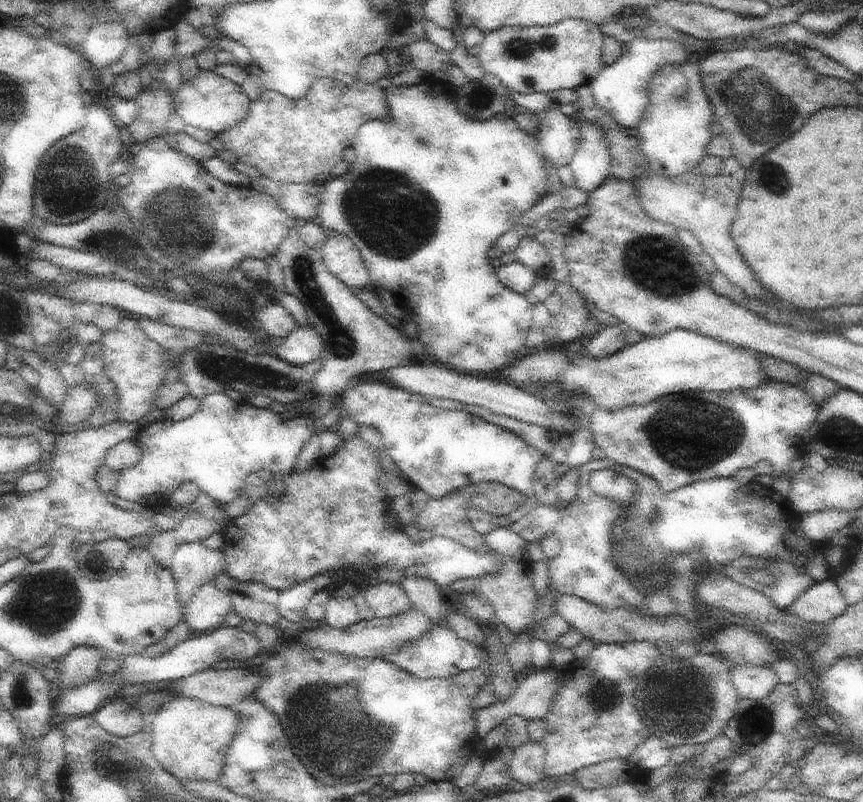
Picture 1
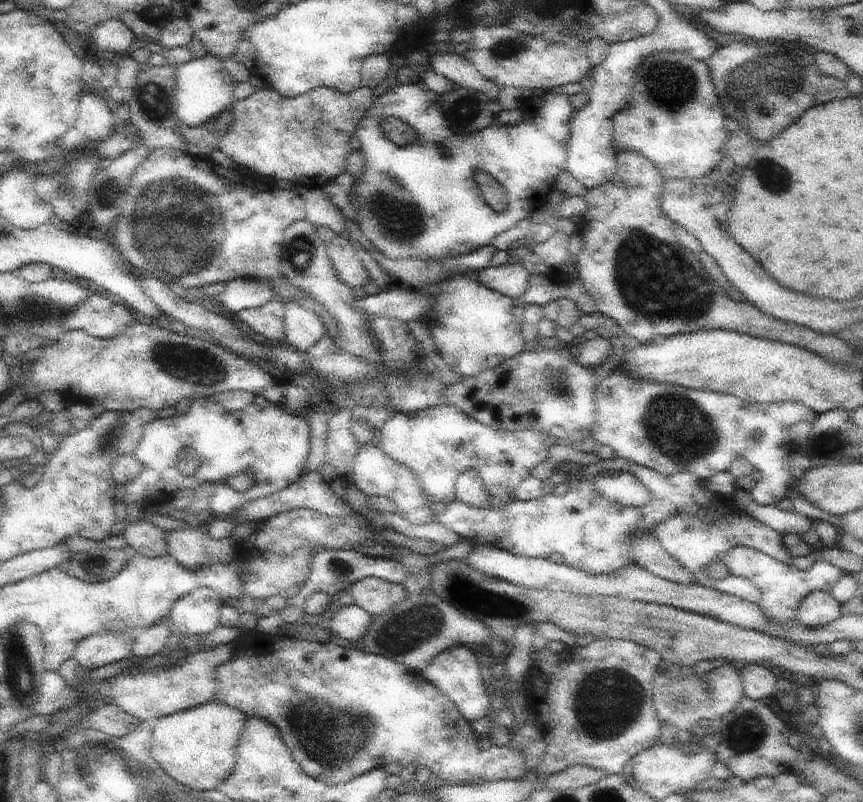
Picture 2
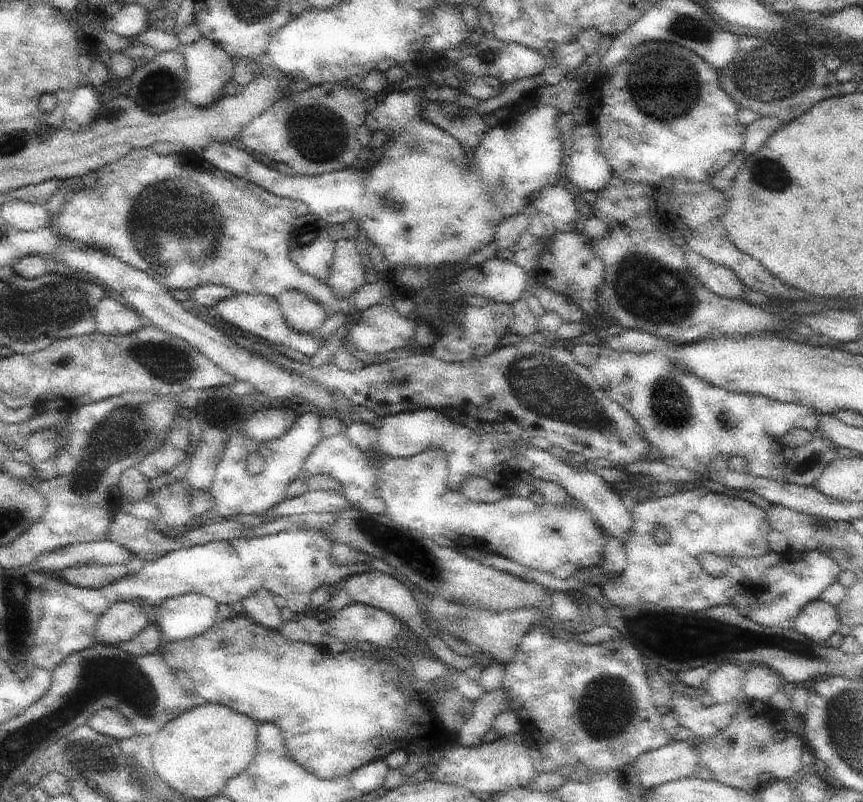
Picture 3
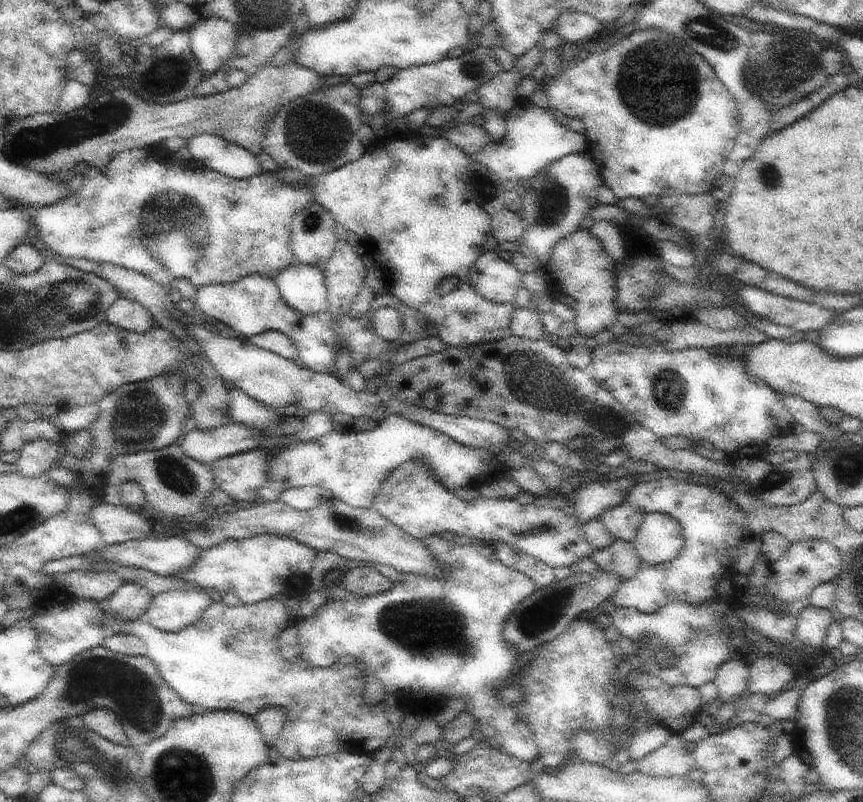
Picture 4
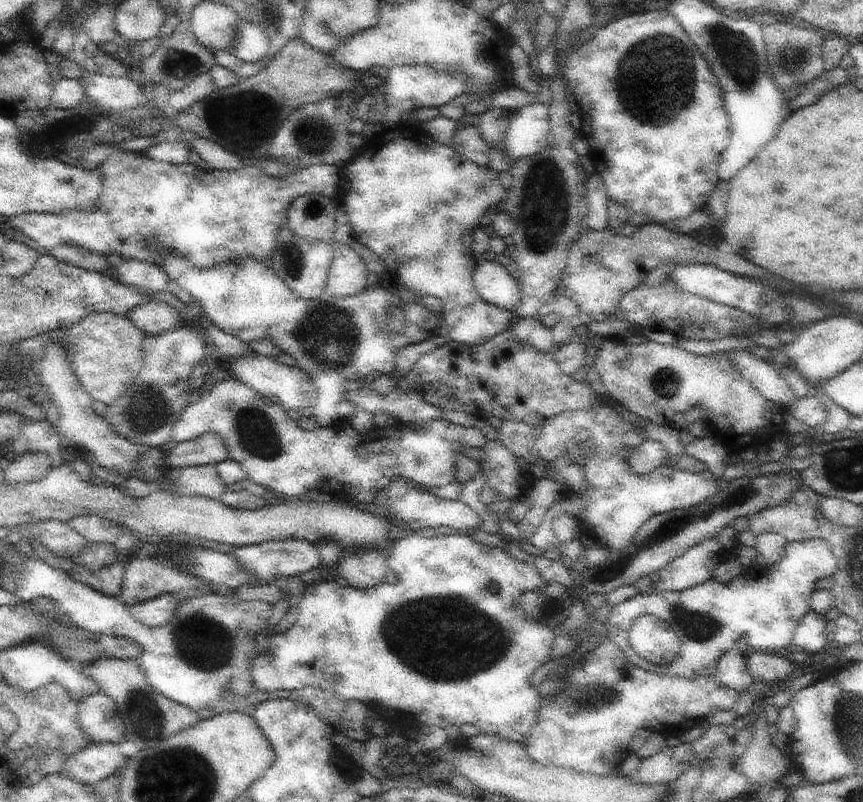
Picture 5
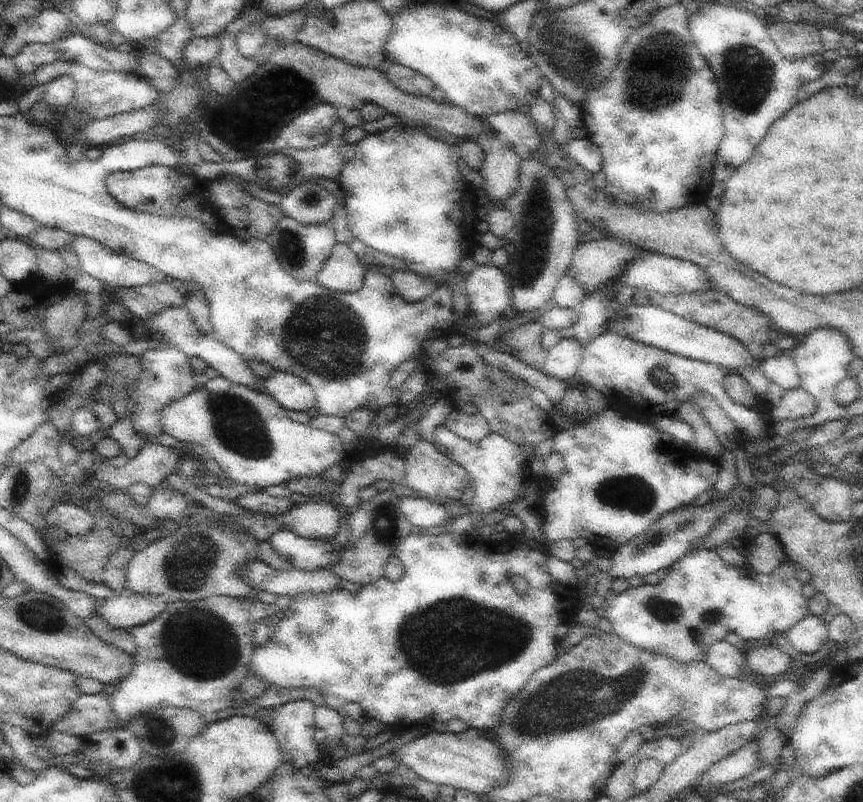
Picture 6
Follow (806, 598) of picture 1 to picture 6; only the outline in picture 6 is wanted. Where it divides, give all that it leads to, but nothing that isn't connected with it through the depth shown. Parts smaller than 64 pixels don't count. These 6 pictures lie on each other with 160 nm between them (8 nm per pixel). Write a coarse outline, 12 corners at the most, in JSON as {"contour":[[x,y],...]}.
{"contour":[[812,614],[786,635],[804,654],[818,652],[830,639],[827,622]]}

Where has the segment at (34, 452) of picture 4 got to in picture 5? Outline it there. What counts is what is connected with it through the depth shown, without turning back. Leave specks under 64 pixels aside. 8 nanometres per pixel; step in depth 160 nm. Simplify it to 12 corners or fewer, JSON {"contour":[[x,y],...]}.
{"contour":[[27,453],[5,470],[10,483],[30,483],[52,470],[47,453]]}

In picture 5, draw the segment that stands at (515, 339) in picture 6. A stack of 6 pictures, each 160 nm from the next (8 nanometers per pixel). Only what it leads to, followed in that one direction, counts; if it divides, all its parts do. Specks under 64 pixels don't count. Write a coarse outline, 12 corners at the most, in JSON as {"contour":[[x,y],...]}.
{"contour":[[540,317],[517,318],[510,331],[542,352],[554,353],[551,330]]}

